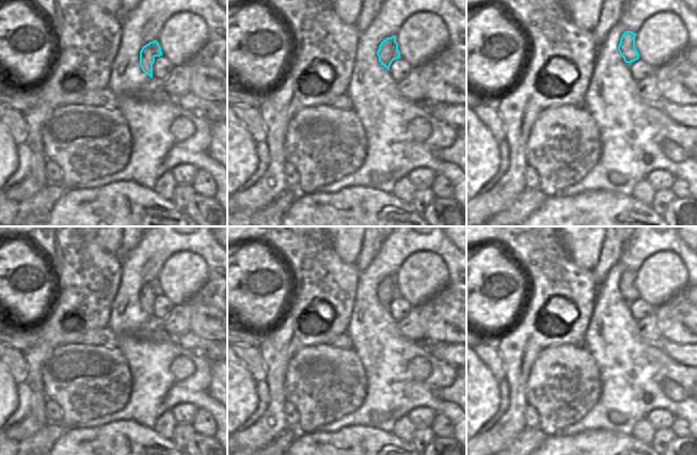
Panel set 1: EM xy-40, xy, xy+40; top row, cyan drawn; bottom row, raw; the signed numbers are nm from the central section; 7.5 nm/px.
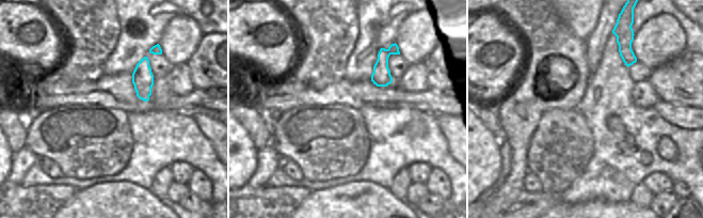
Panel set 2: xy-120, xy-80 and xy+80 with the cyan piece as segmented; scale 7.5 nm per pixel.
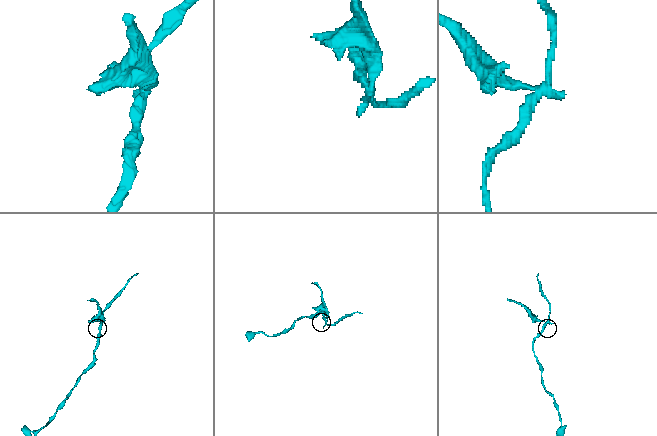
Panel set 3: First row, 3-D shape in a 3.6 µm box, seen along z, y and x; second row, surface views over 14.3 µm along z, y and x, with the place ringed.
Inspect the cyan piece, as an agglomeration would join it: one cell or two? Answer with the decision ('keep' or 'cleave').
cleave

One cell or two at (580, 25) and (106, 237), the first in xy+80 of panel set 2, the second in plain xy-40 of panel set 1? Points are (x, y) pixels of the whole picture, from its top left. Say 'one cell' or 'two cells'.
one cell

